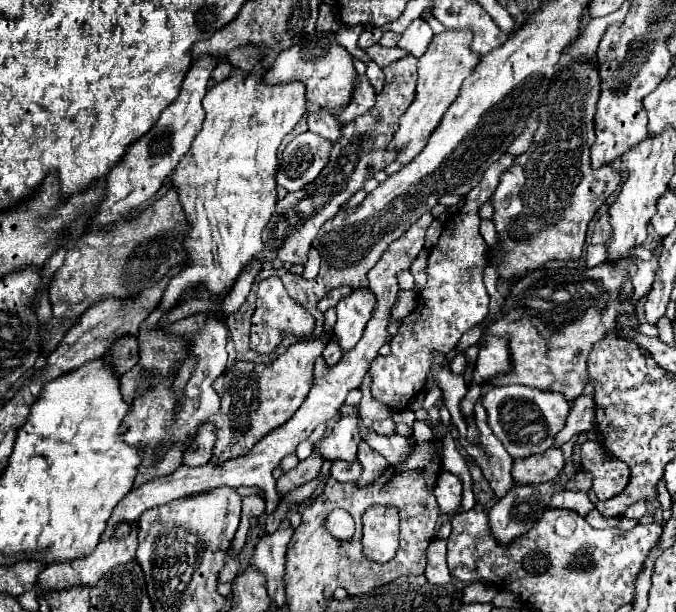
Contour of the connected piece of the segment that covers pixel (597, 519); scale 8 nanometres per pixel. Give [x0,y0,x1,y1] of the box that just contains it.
[586,509,622,529]

